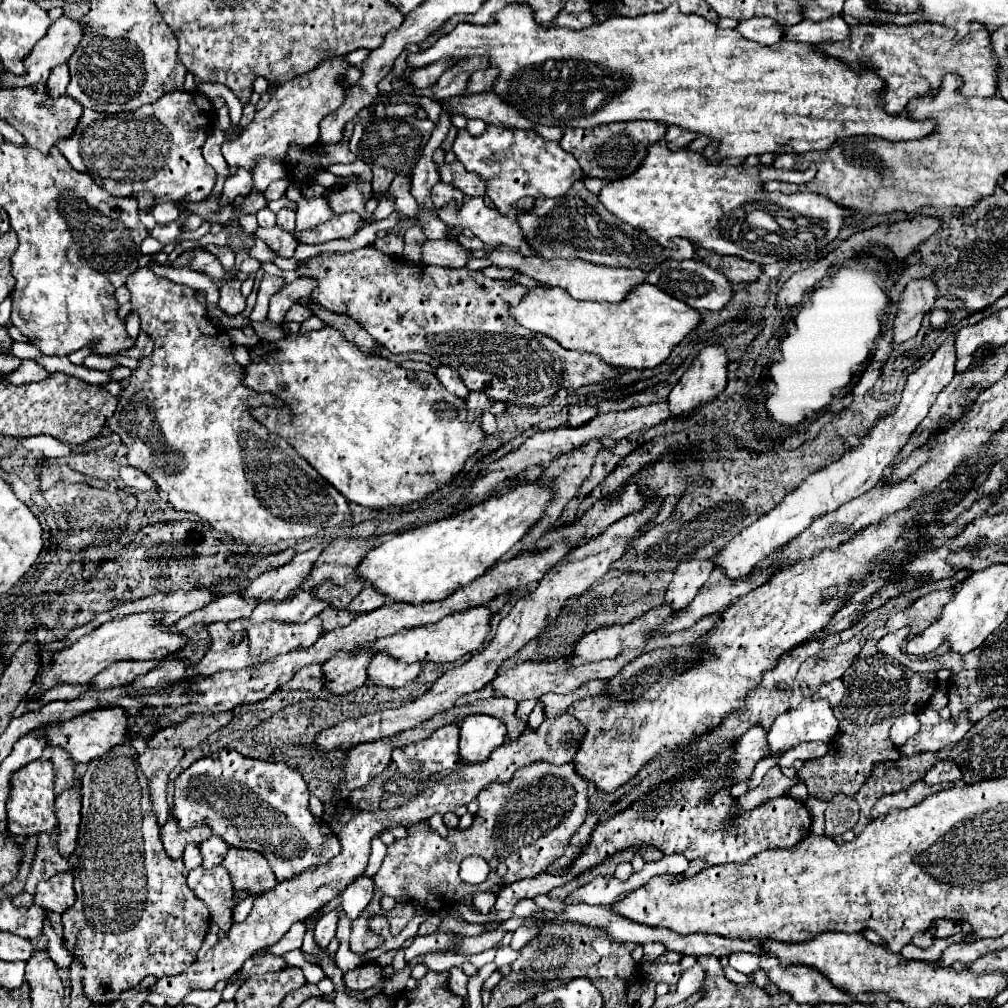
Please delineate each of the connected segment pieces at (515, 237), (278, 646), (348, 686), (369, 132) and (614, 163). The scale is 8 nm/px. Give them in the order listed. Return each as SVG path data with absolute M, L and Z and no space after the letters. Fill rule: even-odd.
M476 196L476 198L464 198L464 202L458 206L456 202L448 202L448 206L442 206L442 208L434 208L436 216L448 226L448 228L460 228L460 230L470 230L474 236L478 236L484 244L488 246L496 246L496 244L502 244L502 246L508 246L512 250L522 250L524 256L532 256L532 248L526 244L518 224L514 218L510 216L502 216L498 214L498 210L494 208L488 208L484 204L484 198L482 196Z
M310 618L302 624L292 622L264 622L260 626L248 626L248 638L252 654L258 656L256 664L290 652L294 648L308 648L322 634L322 620Z
M336 654L336 658L330 658L324 662L324 678L326 688L330 688L334 694L348 694L368 680L368 662L372 660L372 654Z
M374 118L374 120L360 120L354 126L354 134L350 138L350 150L358 156L358 160L366 162L372 168L372 186L374 192L384 192L392 182L394 174L410 176L426 142L430 140L436 124L428 118L420 120L412 118Z
M634 120L634 122L616 122L616 124L606 124L606 126L596 126L590 130L582 128L568 128L560 140L560 146L574 154L578 164L582 166L586 176L602 178L602 180L616 180L626 174L632 174L640 162L646 156L646 148L652 142L662 140L666 134L666 126L660 122L644 122L644 120ZM606 156L606 164L602 166L598 160Z

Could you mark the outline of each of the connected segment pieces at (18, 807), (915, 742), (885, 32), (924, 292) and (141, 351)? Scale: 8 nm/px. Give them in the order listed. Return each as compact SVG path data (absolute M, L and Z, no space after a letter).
M34 760L12 776L12 794L8 800L8 832L14 836L32 836L56 830L54 812L54 766L50 760Z
M964 710L964 712L960 712L958 722L948 718L936 726L922 726L920 732L914 738L910 738L900 750L906 756L918 754L924 750L942 750L948 744L960 742L970 728L972 728L972 720L970 720L968 710Z
M858 24L858 26L850 26L852 34L846 40L840 42L820 42L816 44L816 50L820 50L824 56L832 56L836 60L842 60L850 66L852 72L862 74L862 72L874 72L884 80L884 90L882 90L882 108L888 114L900 114L904 112L906 104L912 98L918 96L934 96L940 88L940 82L944 78L944 74L960 74L962 78L962 86L960 86L960 94L964 96L994 96L996 94L996 58L992 54L992 46L990 46L990 32L978 24L976 30L968 32L968 36L964 36L962 40L956 40L956 30L950 28L942 28L940 24L908 24L908 26L896 26L896 24Z
M934 276L910 280L898 306L898 316L894 320L894 344L902 344L910 340L924 318L926 312L934 308L934 300L938 294L938 286Z
M136 342L134 348L124 350L124 354L130 356L130 358L136 358L136 360L140 360L144 356L150 356L152 354L152 342Z

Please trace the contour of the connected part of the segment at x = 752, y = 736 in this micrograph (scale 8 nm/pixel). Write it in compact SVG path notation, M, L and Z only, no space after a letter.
M754 726L750 728L740 740L738 740L738 746L736 746L736 752L734 752L734 760L736 760L736 766L734 766L734 772L732 772L732 780L734 782L744 782L750 778L754 766L758 764L758 760L766 758L768 756L768 744L766 744L766 730L762 730L762 726Z

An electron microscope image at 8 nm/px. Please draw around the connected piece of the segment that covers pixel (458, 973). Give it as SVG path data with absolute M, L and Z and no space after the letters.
M450 968L450 970L446 970L446 974L448 974L448 990L452 990L452 994L464 996L468 976L462 972L462 968Z

